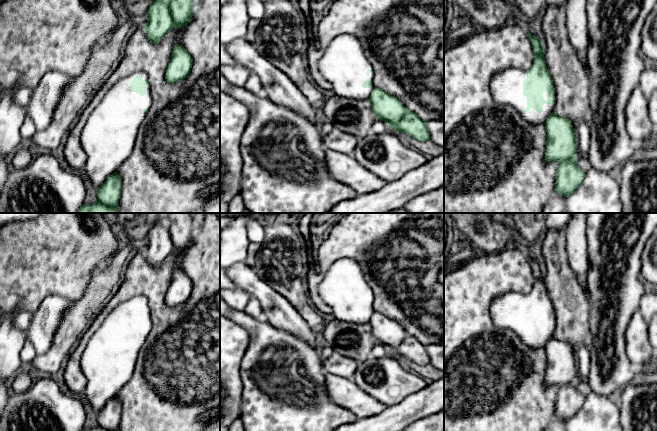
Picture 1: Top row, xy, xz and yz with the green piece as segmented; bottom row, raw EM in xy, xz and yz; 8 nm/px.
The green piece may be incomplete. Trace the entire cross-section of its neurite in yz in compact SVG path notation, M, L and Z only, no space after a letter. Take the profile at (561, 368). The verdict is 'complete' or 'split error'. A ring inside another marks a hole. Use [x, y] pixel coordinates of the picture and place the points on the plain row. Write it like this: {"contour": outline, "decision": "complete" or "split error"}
{"contour": "M528 254L527 256L534 275L532 291L528 295L509 292L495 297L490 306L491 319L496 327L514 333L528 347L545 350L547 357L545 384L559 387L554 417L568 421L580 410L585 401L585 397L577 389L575 354L568 342L558 340L554 335L555 312L545 287L542 265Z", "decision": "split error"}

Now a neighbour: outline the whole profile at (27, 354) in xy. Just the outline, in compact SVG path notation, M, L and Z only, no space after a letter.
M25 341L25 344L20 352L20 360L23 369L28 369L34 358L36 357L35 349L30 341Z

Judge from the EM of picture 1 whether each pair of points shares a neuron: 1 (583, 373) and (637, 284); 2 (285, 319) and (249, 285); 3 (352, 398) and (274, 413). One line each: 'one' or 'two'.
1: two
2: one
3: two

